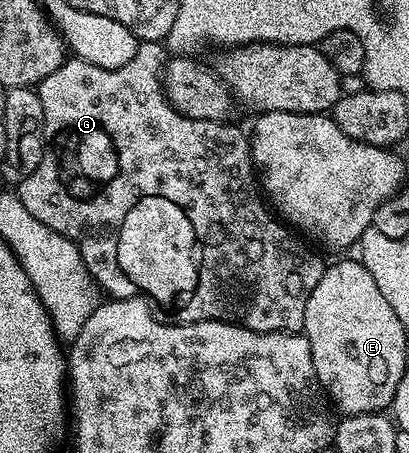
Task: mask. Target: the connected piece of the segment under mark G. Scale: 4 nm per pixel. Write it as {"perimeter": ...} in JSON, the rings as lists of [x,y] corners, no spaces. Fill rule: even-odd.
{"perimeter":[[[139,41],[136,56],[132,56],[132,60],[124,64],[124,68],[98,68],[96,64],[88,64],[82,58],[70,56],[60,68],[56,68],[56,72],[52,72],[52,76],[44,76],[36,89],[40,104],[44,104],[46,151],[37,168],[31,174],[25,175],[21,179],[23,182],[16,187],[18,199],[24,204],[24,208],[28,208],[28,212],[32,212],[32,216],[36,216],[36,220],[40,220],[40,224],[48,224],[48,228],[71,238],[78,245],[88,272],[105,293],[106,290],[110,293],[107,295],[111,299],[143,297],[155,307],[162,306],[161,313],[175,324],[216,320],[234,322],[238,326],[256,331],[257,334],[297,334],[304,324],[304,308],[308,308],[308,296],[312,296],[312,288],[320,284],[320,276],[325,272],[327,263],[322,262],[320,255],[313,254],[301,242],[303,239],[297,233],[287,229],[264,201],[256,181],[254,158],[250,155],[247,131],[226,122],[189,118],[169,102],[164,89],[167,61],[168,54],[162,42]]]}

